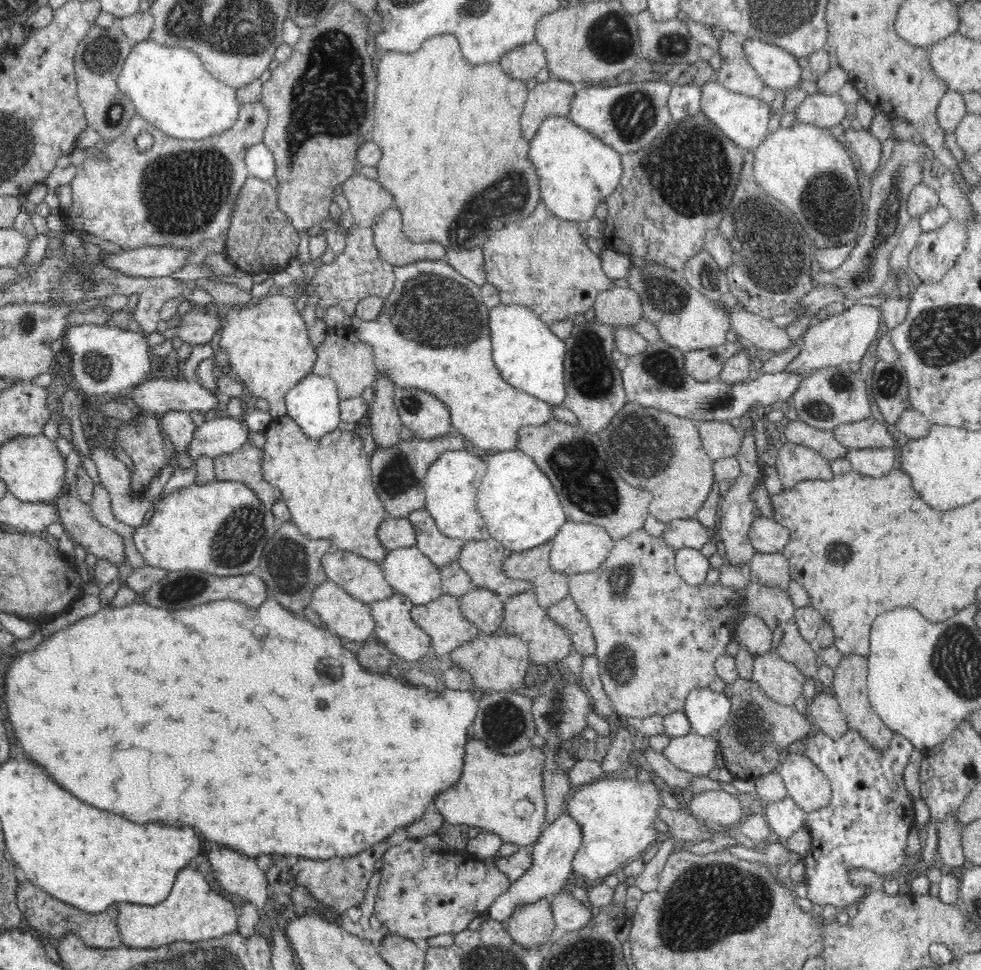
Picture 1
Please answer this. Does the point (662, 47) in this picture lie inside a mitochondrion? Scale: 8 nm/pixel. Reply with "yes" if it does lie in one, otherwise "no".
yes

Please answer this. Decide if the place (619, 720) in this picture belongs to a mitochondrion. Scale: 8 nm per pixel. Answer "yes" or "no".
no

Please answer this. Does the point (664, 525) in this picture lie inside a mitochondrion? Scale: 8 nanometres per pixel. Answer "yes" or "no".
no

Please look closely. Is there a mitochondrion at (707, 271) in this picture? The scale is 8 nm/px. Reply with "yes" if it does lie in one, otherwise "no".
no

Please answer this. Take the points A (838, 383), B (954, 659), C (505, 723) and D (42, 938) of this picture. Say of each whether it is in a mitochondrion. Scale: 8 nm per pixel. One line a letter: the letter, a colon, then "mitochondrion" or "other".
A: mitochondrion
B: mitochondrion
C: mitochondrion
D: other

